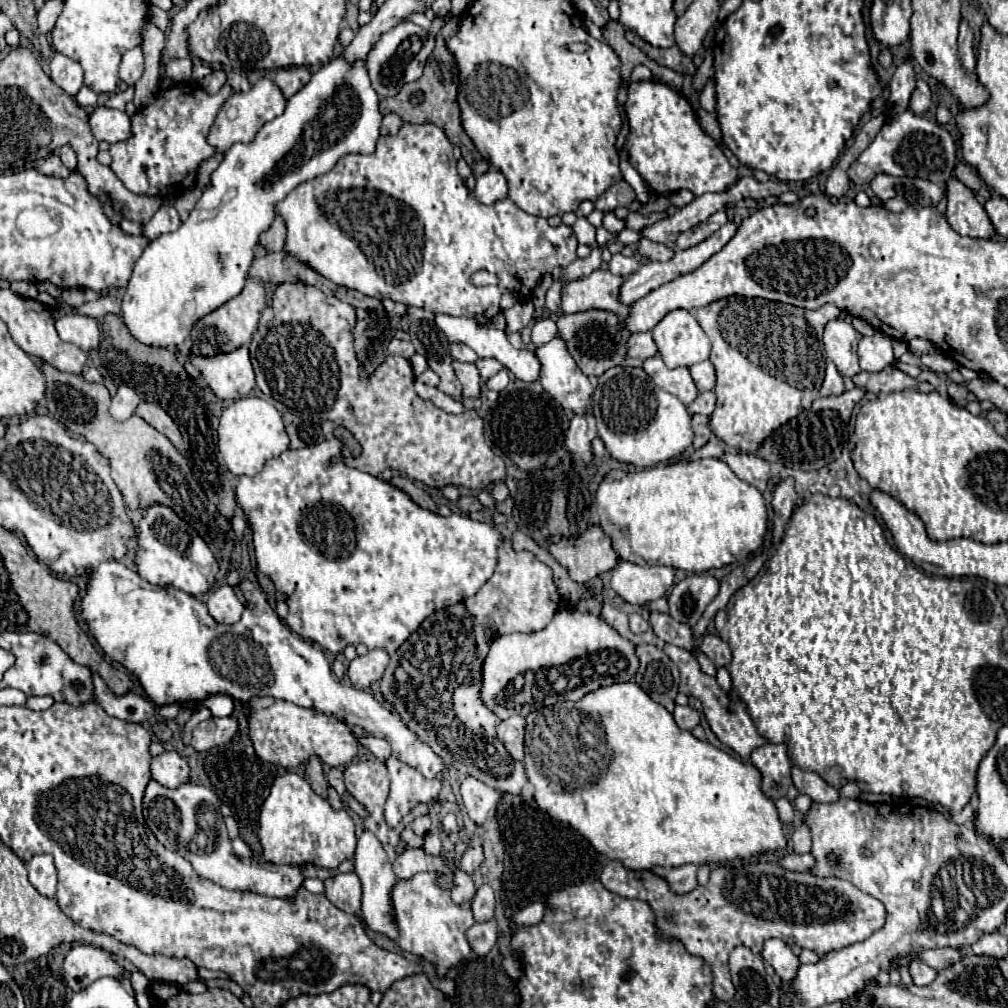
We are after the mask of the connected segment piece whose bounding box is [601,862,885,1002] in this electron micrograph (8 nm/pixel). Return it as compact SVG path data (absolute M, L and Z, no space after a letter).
M609 862L601 872L601 884L621 898L631 900L643 900L651 906L655 914L655 926L657 926L657 938L665 942L679 940L685 950L693 956L699 956L705 960L705 964L713 972L713 994L717 1000L729 1002L735 994L727 958L733 948L747 946L753 954L761 954L761 948L765 940L769 938L781 938L787 944L797 944L801 948L813 950L819 956L825 956L829 952L847 948L855 942L861 942L869 938L875 930L883 928L885 924L885 906L871 898L869 894L857 890L851 882L839 880L839 878L817 878L809 872L791 872L783 866L771 864L771 862L757 862L757 864L745 864L745 866L719 866L711 870L711 878L705 886L697 886L695 892L689 892L687 896L671 894L667 888L667 882L661 876L655 876L653 872L635 872L623 868L619 862Z

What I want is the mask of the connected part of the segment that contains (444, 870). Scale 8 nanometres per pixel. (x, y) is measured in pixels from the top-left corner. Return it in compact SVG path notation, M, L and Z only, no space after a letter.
M407 848L395 860L395 876L399 880L409 880L417 872L437 872L439 874L437 884L443 890L451 890L455 886L453 872L451 872L451 868L443 856L431 856L423 848L419 848L419 850Z

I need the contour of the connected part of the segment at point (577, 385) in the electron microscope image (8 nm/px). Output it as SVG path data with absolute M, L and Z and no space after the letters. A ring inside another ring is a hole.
M553 338L551 342L547 342L545 346L537 348L535 354L539 356L539 362L543 364L543 376L541 376L541 386L547 390L547 394L559 404L563 406L563 410L577 414L577 416L585 416L591 412L591 396L593 396L593 386L589 382L587 376L583 376L583 372L579 372L579 368L575 368L575 362L571 360L571 356L567 356L567 348L563 344L563 340Z

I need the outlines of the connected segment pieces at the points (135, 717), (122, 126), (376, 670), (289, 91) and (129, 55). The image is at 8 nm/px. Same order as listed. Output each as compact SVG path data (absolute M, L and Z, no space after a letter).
M93 674L93 684L95 684L95 698L109 716L115 716L125 722L135 722L135 724L143 724L155 716L153 704L147 698L135 692L127 692L125 696L115 696L105 686L105 682L95 674Z
M103 106L95 108L89 116L89 122L91 122L93 136L109 144L123 142L133 136L131 118L125 112L119 112L113 108L103 108Z
M383 648L369 650L365 656L357 656L349 664L349 680L355 688L369 688L373 682L379 682L389 664L389 654Z
M299 66L299 68L283 68L275 76L275 84L279 84L285 98L289 98L295 92L299 92L309 82L309 78L311 78L311 74L303 66Z
M131 48L123 54L123 60L121 60L121 66L119 66L119 78L127 84L127 86L133 86L141 74L143 74L145 66L143 66L143 52L141 48Z

